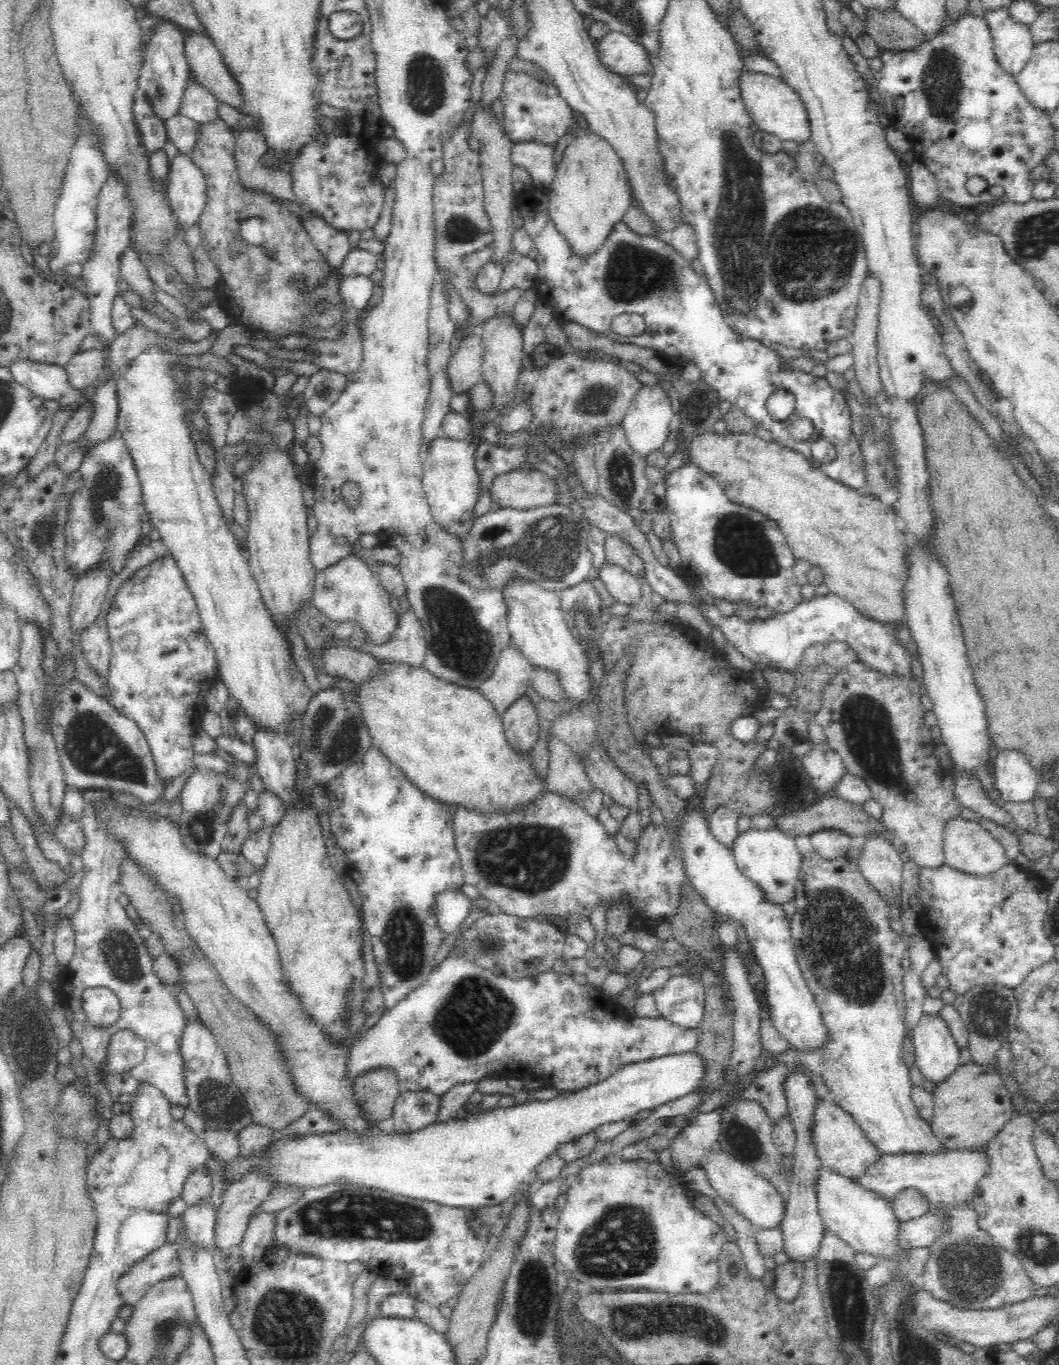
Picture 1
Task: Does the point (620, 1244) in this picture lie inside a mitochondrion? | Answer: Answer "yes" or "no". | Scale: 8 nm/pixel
yes

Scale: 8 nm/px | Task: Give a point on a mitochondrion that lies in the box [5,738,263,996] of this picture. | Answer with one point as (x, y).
(120, 955)

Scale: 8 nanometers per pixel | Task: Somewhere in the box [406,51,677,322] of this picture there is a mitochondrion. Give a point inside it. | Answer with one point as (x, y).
(458, 229)

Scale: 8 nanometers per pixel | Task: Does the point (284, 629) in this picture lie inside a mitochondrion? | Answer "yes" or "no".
no

